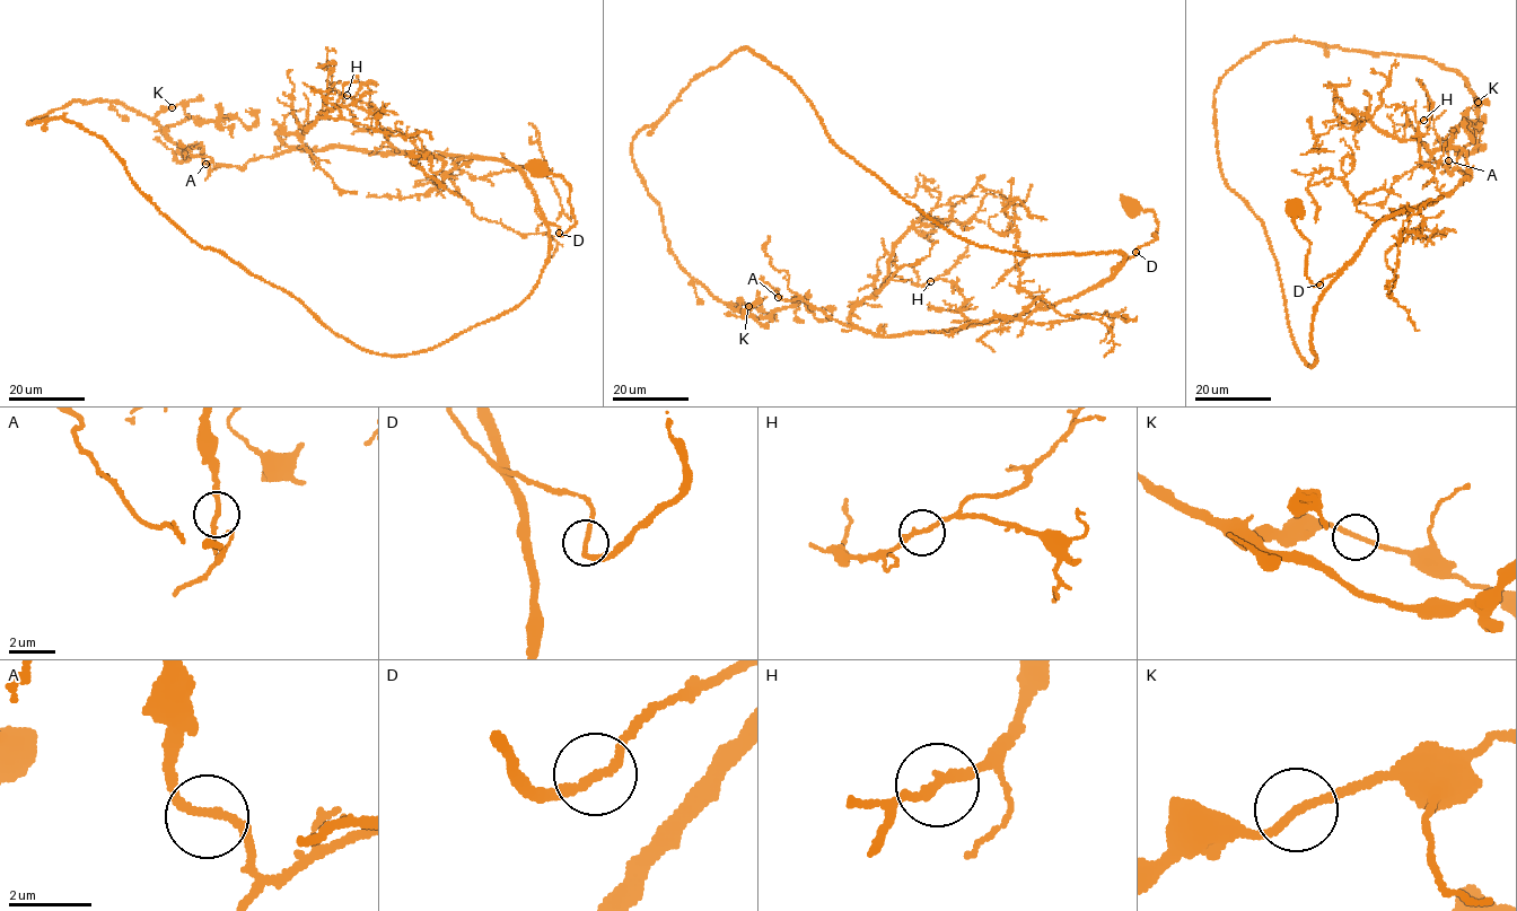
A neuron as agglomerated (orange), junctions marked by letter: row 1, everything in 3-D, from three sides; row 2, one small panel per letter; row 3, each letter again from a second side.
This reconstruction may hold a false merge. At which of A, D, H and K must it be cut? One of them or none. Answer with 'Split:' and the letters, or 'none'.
Split: none

